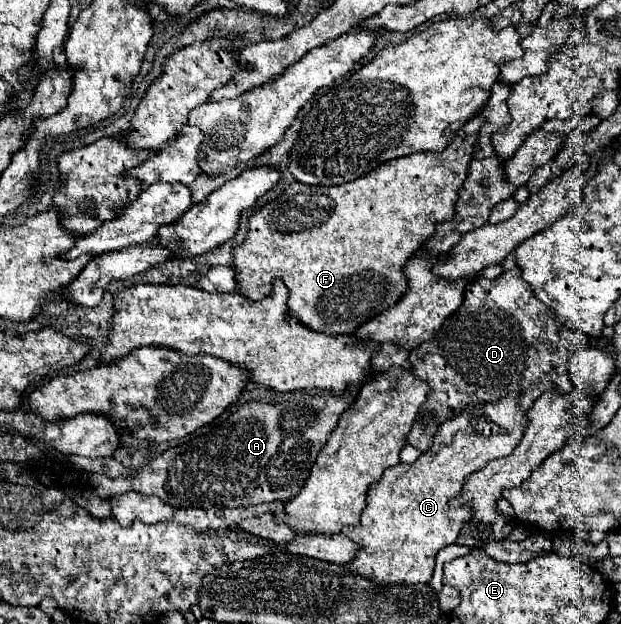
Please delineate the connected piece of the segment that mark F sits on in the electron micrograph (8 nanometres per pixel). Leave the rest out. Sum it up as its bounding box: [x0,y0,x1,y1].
[234,117,482,337]

